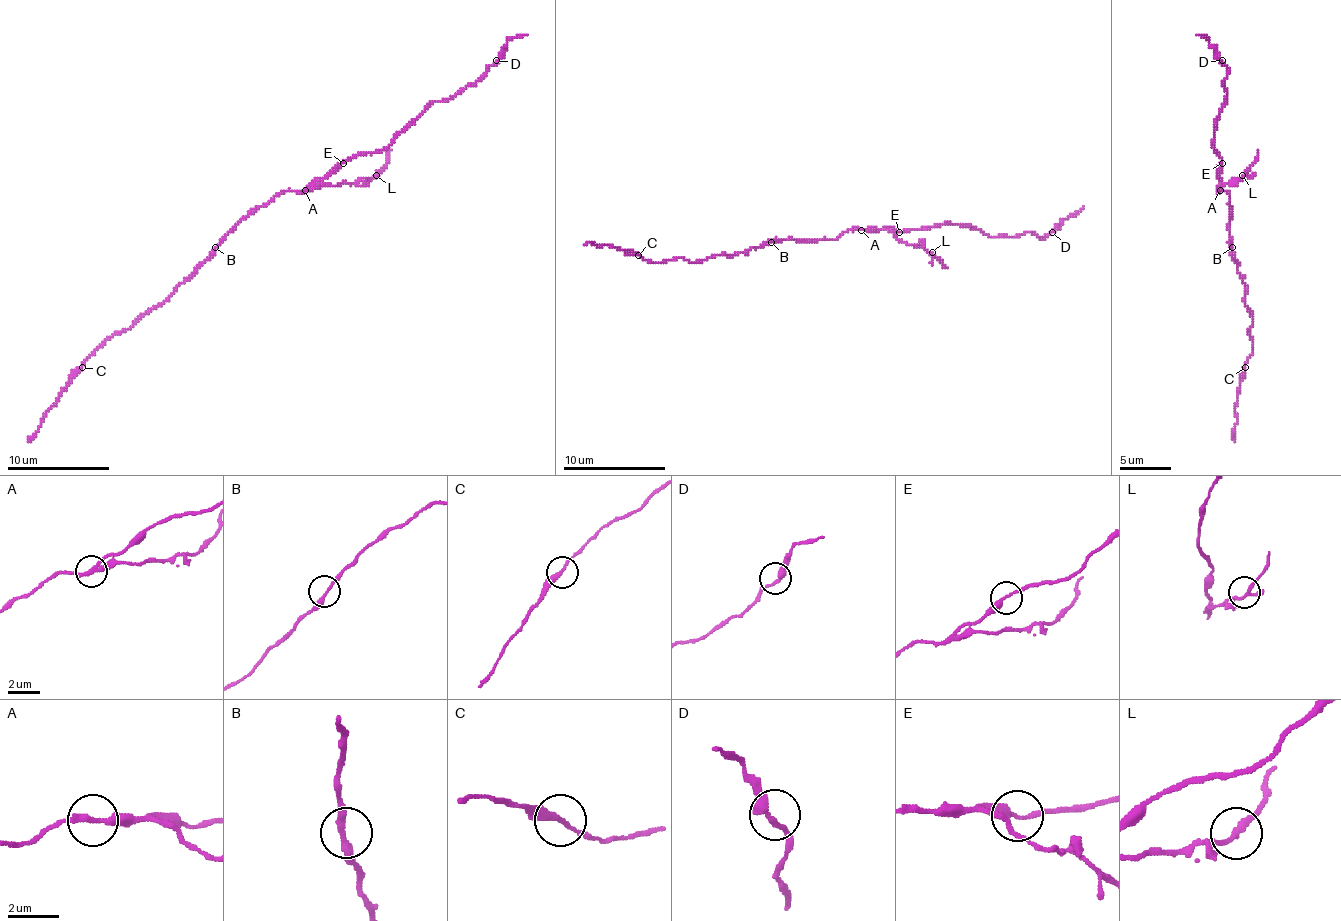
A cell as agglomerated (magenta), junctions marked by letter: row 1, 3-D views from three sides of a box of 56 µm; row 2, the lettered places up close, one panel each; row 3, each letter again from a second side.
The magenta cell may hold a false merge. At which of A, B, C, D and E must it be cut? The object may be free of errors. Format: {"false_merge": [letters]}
{"false_merge": ["A"]}

